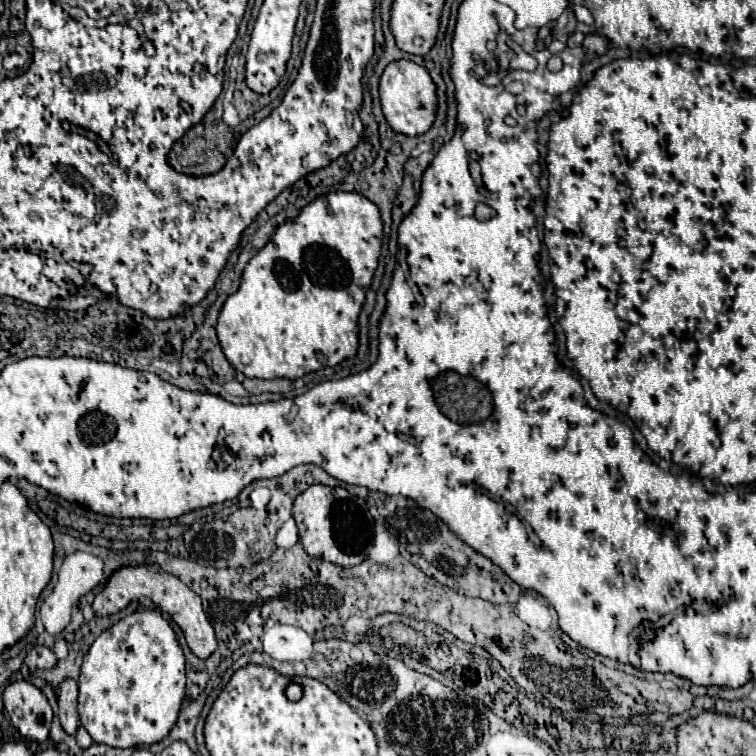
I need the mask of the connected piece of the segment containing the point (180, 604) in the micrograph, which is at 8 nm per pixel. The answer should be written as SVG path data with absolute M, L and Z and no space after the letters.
M143 564L143 566L119 568L119 572L115 572L109 578L109 582L101 590L101 594L95 596L91 606L93 606L95 616L111 616L111 614L123 610L125 606L129 606L131 602L137 602L141 598L149 598L155 606L159 606L163 612L167 612L171 616L171 620L183 630L185 640L187 640L191 652L197 658L205 660L215 652L217 638L215 638L213 626L209 624L209 620L207 620L207 616L205 616L205 612L201 608L199 594L195 594L191 588L187 588L179 578L163 572L159 568L159 564Z

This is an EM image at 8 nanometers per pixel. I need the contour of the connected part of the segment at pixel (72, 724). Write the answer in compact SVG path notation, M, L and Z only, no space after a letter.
M65 680L59 688L59 720L67 734L75 736L79 728L79 712L77 712L77 682Z

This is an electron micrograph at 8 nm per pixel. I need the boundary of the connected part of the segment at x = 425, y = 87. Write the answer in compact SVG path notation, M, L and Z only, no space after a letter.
M411 60L391 62L379 80L379 94L383 114L395 132L421 136L431 128L437 114L437 86L423 66Z

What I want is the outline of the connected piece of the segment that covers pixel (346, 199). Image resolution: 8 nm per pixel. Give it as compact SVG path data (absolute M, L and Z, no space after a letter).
M331 192L325 194L321 198L317 198L315 202L311 202L309 206L305 206L301 210L301 214L293 220L287 220L285 224L281 224L271 242L267 242L267 246L263 250L257 252L257 256L253 256L249 260L249 264L245 266L243 272L243 280L241 286L235 294L231 294L227 298L227 302L223 304L223 310L219 314L217 320L217 336L221 342L221 348L227 356L227 360L231 362L231 366L239 372L243 372L247 378L301 378L309 372L317 372L321 368L327 366L337 366L339 362L343 362L345 358L351 358L357 354L359 348L359 332L357 332L357 320L359 320L359 312L361 306L365 302L365 294L373 282L373 274L379 266L379 256L381 256L381 246L383 246L383 222L381 222L381 214L379 208L367 200L365 196L357 194L357 192Z

